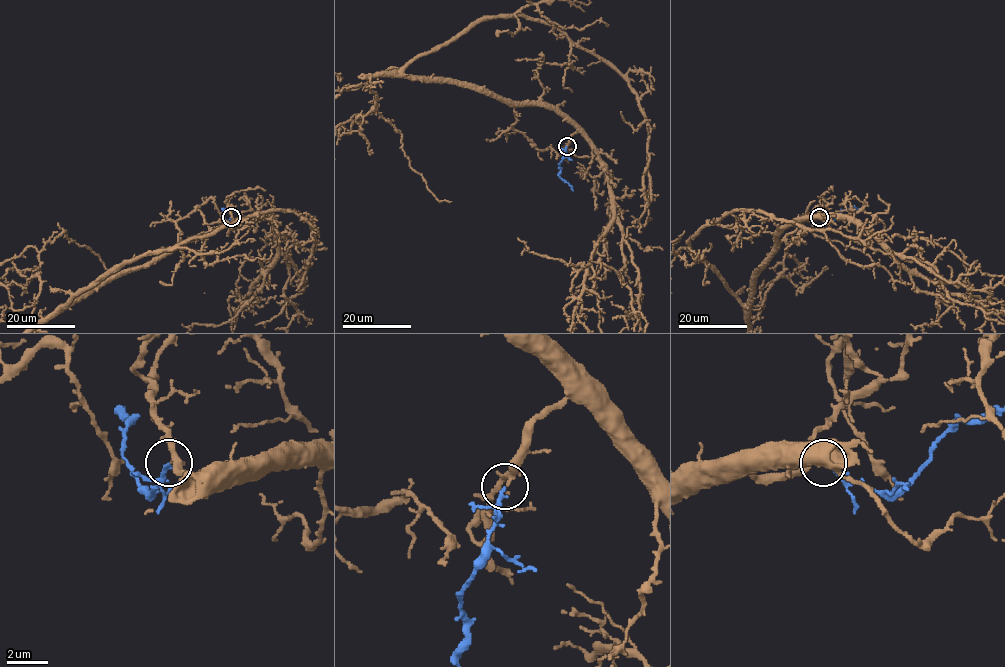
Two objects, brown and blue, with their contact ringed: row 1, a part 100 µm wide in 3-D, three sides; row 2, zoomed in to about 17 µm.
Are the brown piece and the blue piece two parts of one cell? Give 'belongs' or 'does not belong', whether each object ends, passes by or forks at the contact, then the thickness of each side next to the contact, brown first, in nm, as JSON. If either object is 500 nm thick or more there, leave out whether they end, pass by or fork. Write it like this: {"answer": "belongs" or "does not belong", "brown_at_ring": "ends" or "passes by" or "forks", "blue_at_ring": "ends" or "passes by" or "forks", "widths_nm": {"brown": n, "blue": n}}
{"answer": "belongs", "brown_at_ring": "passes by", "blue_at_ring": "ends", "widths_nm": {"brown": 240, "blue": 160}}

